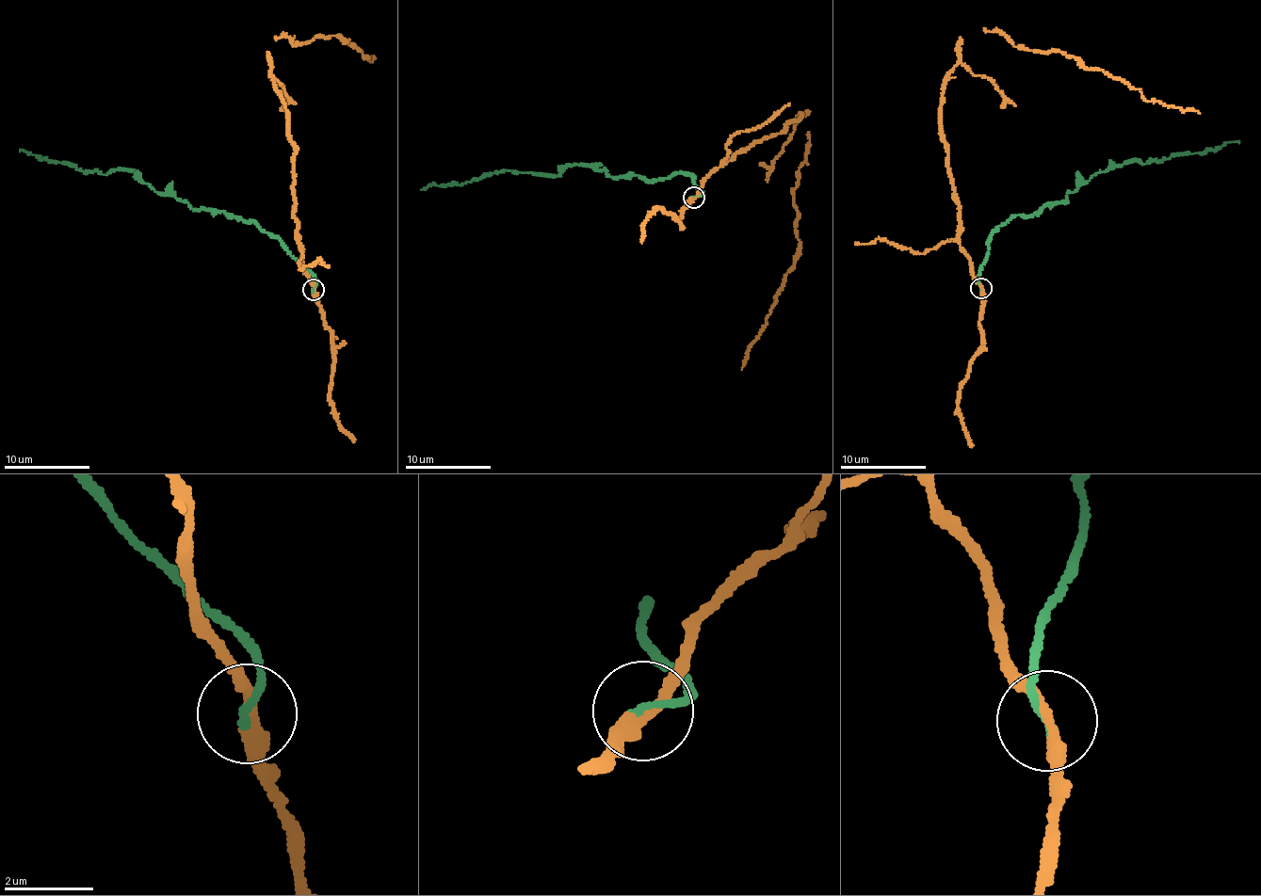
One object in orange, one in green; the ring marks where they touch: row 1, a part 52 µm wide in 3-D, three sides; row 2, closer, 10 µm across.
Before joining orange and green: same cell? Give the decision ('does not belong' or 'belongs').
does not belong

